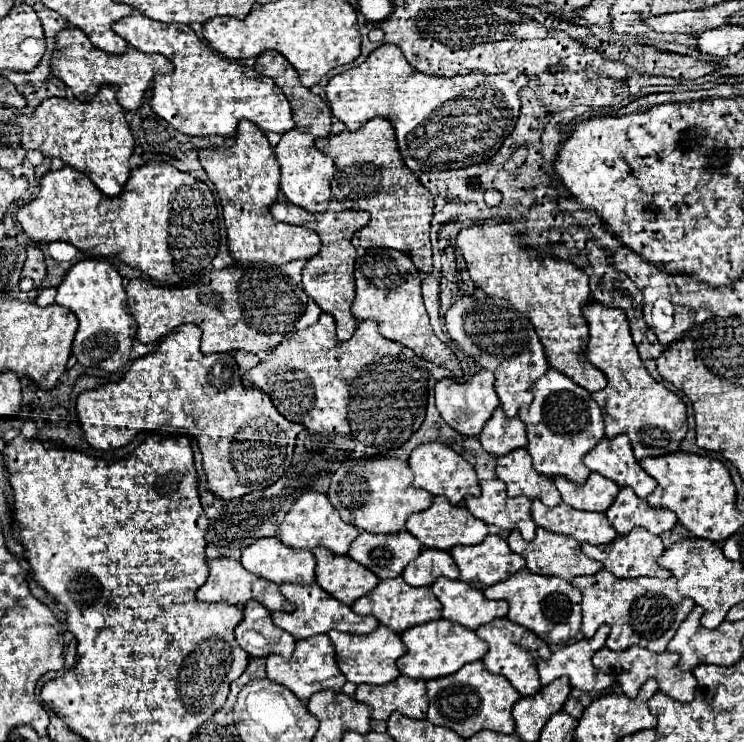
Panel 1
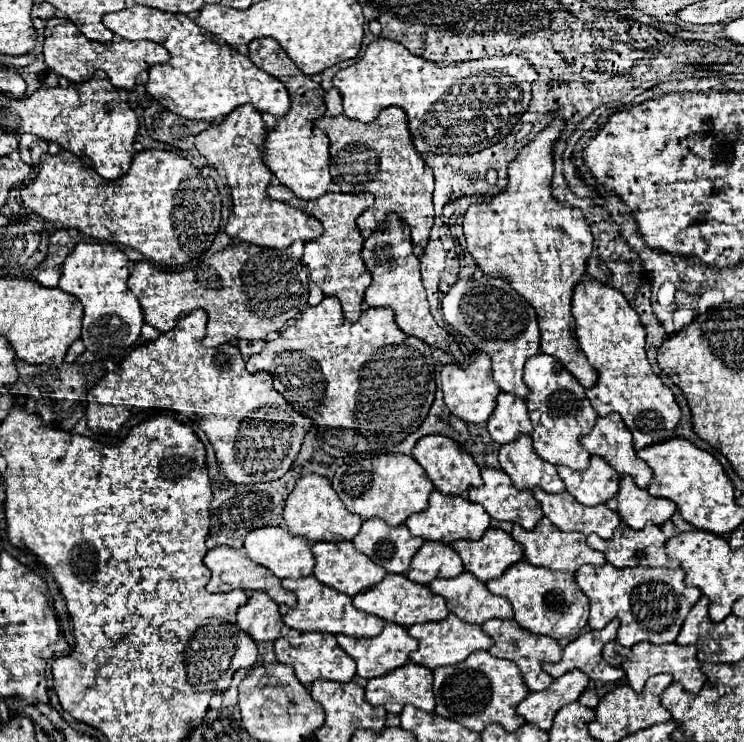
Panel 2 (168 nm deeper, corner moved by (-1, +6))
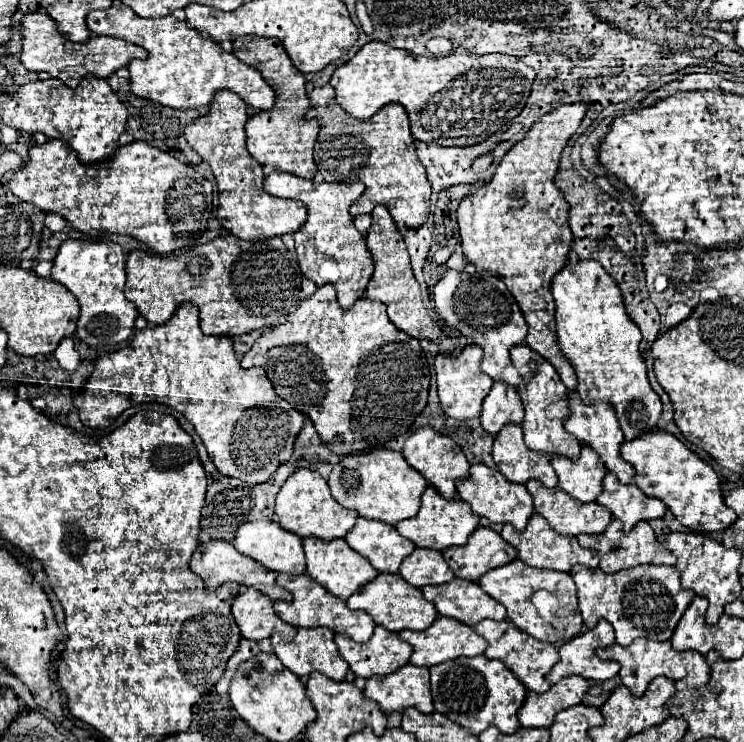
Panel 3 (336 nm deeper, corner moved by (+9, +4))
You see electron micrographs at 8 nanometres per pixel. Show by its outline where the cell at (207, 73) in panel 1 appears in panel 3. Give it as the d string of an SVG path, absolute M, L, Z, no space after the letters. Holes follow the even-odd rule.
M110 7L104 11L88 13L88 29L91 36L112 35L136 43L148 51L146 59L132 59L128 63L132 93L162 103L172 109L202 109L208 107L214 93L228 89L238 93L254 109L272 109L274 91L262 79L260 71L242 63L232 53L226 53L216 41L202 37L196 29L188 29L186 23L176 17L142 19L130 7Z

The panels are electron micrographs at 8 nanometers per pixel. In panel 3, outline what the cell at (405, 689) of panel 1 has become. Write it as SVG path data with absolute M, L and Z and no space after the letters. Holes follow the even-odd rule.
M408 663L390 675L370 677L364 695L376 701L386 713L404 711L408 707L416 707L422 713L434 711L428 667Z

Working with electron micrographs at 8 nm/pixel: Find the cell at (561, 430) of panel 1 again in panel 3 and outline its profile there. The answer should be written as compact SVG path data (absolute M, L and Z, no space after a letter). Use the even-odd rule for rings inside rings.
M518 345L510 349L510 359L518 373L524 379L524 391L522 391L522 403L526 409L526 417L522 423L524 429L524 441L526 447L534 451L544 451L544 453L558 453L568 459L578 459L580 455L580 443L574 439L574 435L566 433L564 429L564 417L568 415L568 389L560 381L556 369L540 357L536 351L532 351L528 345ZM530 361L536 363L536 371L530 371Z

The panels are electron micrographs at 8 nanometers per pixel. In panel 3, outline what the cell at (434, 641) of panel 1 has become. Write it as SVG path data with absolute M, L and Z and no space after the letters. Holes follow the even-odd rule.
M438 615L436 621L424 631L402 631L398 635L402 637L402 641L406 641L414 647L410 663L418 665L418 667L432 667L436 663L444 663L444 661L450 661L450 659L462 657L462 655L476 657L476 655L482 655L486 649L486 641L470 625L464 625L456 619L442 617L442 615Z

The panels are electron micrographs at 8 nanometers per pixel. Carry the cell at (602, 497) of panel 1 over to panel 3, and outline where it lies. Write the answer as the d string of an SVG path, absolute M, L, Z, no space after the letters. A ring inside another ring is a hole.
M582 445L582 453L576 461L562 455L552 455L552 465L558 475L558 487L582 503L596 501L602 493L602 479L606 475L604 463L592 451Z

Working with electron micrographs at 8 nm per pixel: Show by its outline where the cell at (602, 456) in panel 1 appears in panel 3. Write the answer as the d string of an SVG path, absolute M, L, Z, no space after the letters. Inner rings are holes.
M568 391L568 407L570 407L570 413L564 423L566 431L574 433L578 437L578 441L590 445L598 453L598 457L604 461L606 469L616 473L620 483L632 483L634 467L620 457L620 445L624 443L624 435L622 435L622 429L620 429L614 409L610 409L610 403L602 401L602 403L586 405L586 403L582 403L582 399L578 399L578 391Z

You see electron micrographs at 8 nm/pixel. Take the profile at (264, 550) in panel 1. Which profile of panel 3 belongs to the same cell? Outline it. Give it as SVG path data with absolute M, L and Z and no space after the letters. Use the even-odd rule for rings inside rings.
M256 519L256 521L246 521L238 527L236 537L234 537L234 547L262 563L266 569L276 571L276 573L292 573L300 575L306 571L306 559L304 559L304 549L302 549L302 539L290 531L284 531L276 521L272 519Z

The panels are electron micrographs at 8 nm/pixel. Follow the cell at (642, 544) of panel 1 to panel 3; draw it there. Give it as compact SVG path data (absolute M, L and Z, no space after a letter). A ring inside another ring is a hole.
M612 519L612 523L606 527L604 533L600 533L596 539L594 535L578 535L578 541L582 547L586 549L594 549L598 551L600 555L600 569L604 573L616 573L616 571L622 571L622 569L628 569L628 567L634 567L634 565L642 565L642 563L652 563L652 565L676 565L676 559L674 555L664 549L658 539L656 539L656 533L652 531L650 523L648 521L640 521L628 535L622 531L622 525L618 523L618 519Z

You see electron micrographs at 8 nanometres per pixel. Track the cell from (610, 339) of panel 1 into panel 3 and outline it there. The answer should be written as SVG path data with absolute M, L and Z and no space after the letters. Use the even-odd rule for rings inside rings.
M584 259L576 265L566 263L564 269L554 275L550 291L556 303L554 319L560 351L576 371L576 389L582 401L610 401L626 441L654 431L662 403L648 383L646 365L638 351L642 333L626 313L618 283L598 261Z

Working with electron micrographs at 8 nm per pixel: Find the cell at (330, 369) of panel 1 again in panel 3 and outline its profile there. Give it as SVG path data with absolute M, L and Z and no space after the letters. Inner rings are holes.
M326 285L308 299L300 301L296 311L290 313L282 325L264 333L242 357L242 367L264 367L278 397L288 399L290 403L294 403L296 409L312 419L324 445L332 453L348 455L384 449L388 441L412 429L414 419L422 413L426 405L430 385L426 367L416 365L414 361L414 355L420 353L420 341L400 331L388 319L386 305L382 301L358 299L354 305L344 309L336 301L334 287Z

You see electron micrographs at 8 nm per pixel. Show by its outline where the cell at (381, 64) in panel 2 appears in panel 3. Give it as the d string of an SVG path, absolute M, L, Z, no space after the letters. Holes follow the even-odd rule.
M370 41L334 71L330 85L336 89L336 103L356 119L370 119L384 105L400 103L408 111L416 141L470 147L488 139L524 109L534 79L536 71L532 67L524 65L518 57L502 53L474 55L456 49L444 57L416 57L404 49ZM440 91L456 91L456 99L450 103L426 101L426 97L430 99Z

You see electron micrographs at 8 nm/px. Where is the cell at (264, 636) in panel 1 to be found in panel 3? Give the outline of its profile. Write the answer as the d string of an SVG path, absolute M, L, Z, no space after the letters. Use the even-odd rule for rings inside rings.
M248 587L244 593L240 593L232 603L232 615L240 627L242 637L252 641L262 641L272 637L274 633L280 633L286 641L290 641L296 635L296 627L290 623L284 623L272 609L272 599L256 591L254 587Z

